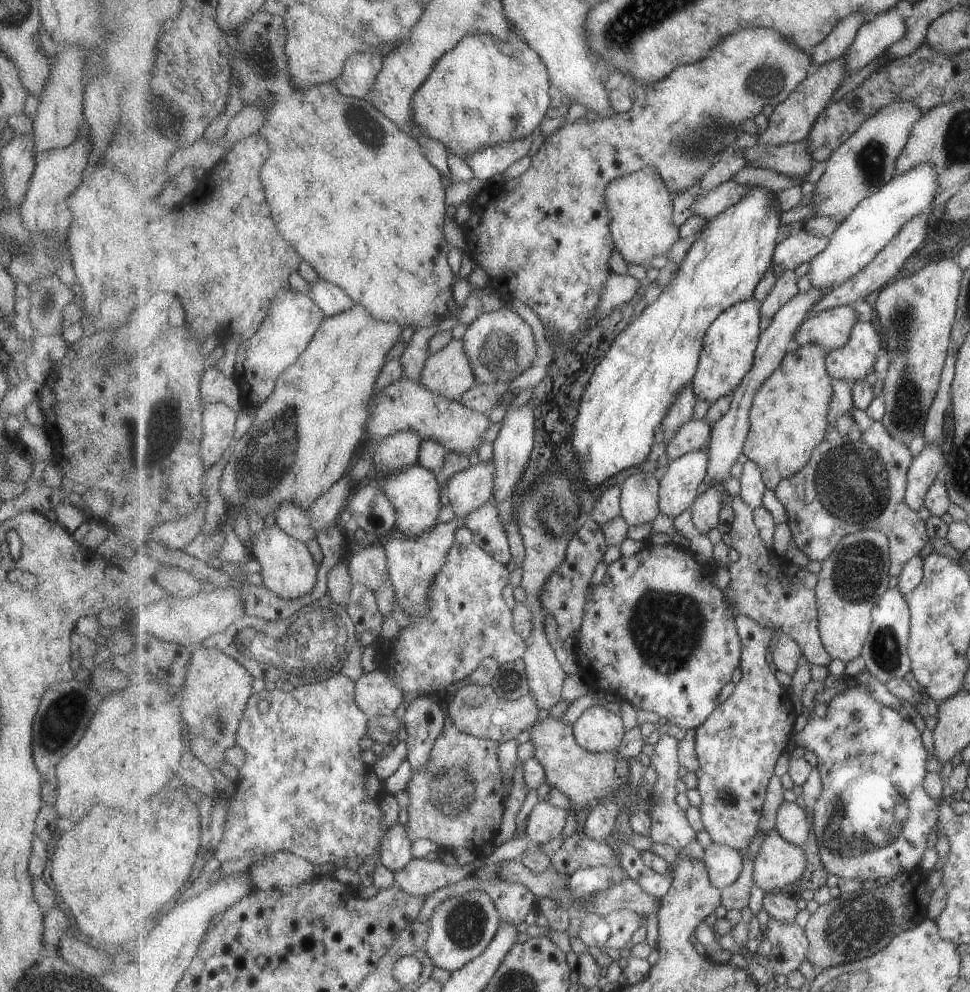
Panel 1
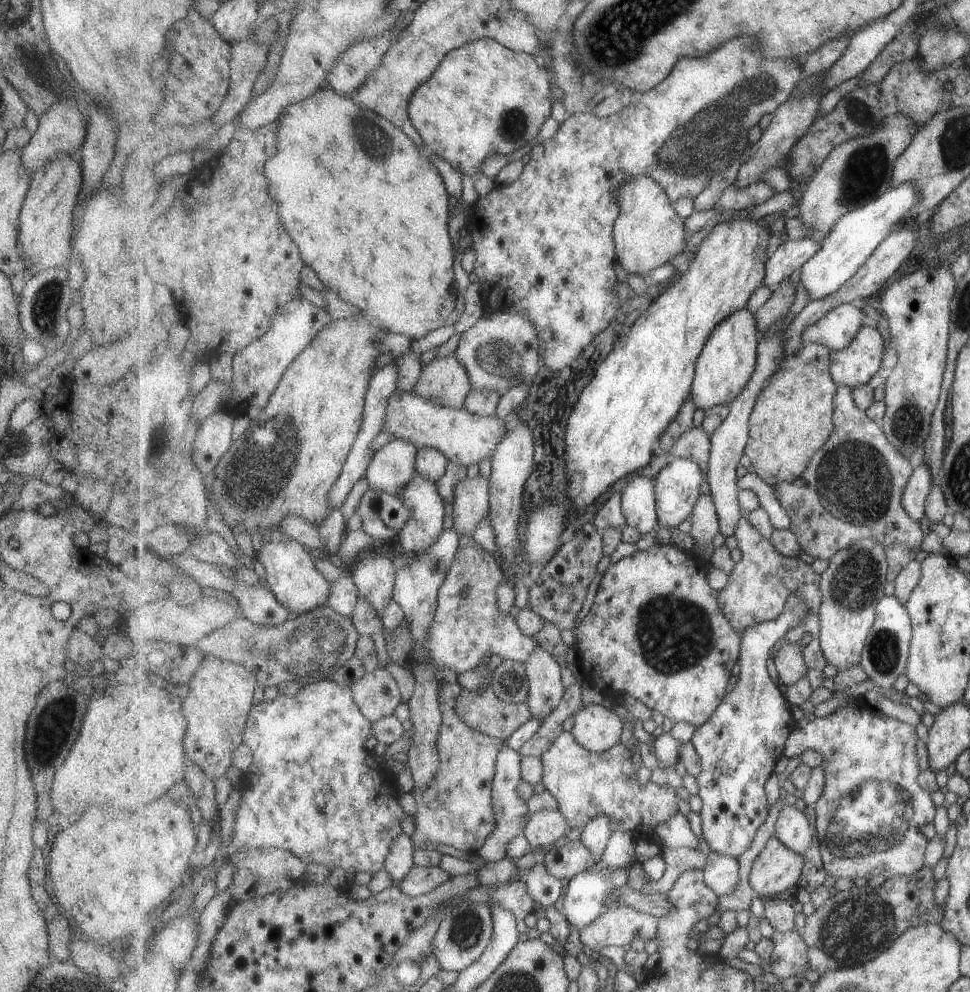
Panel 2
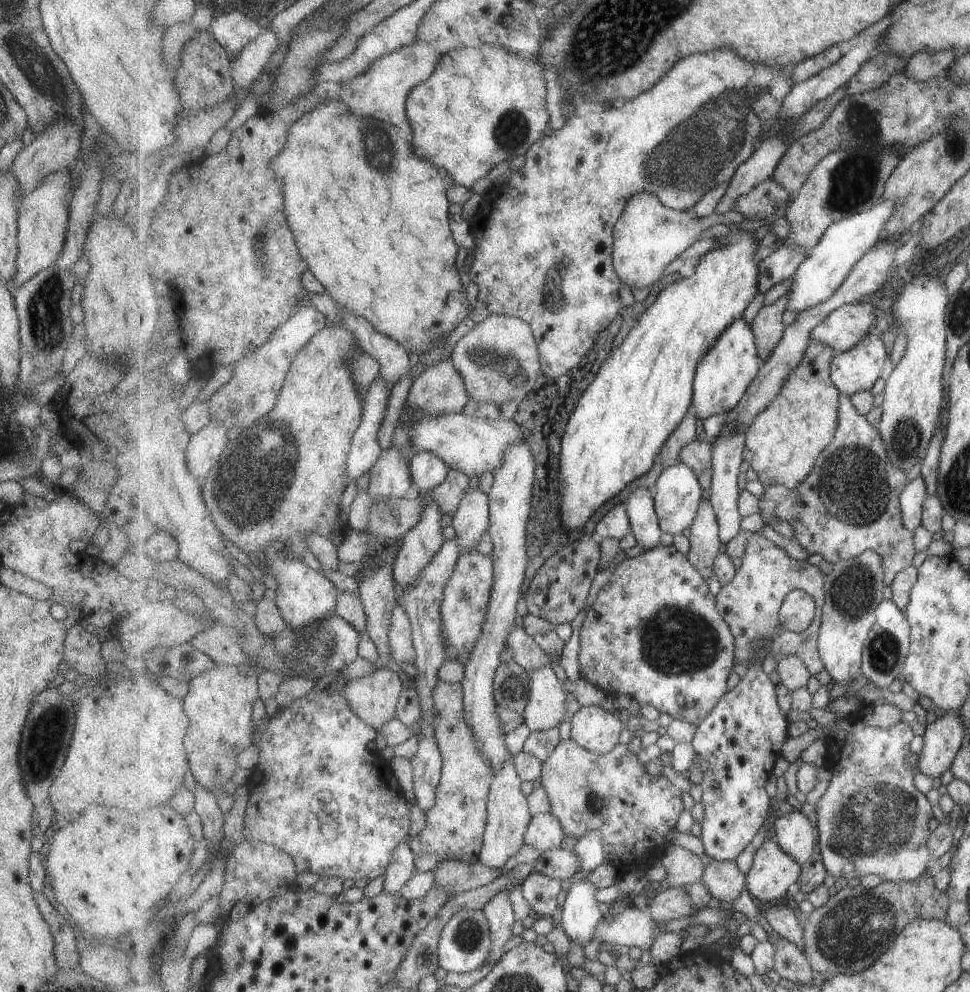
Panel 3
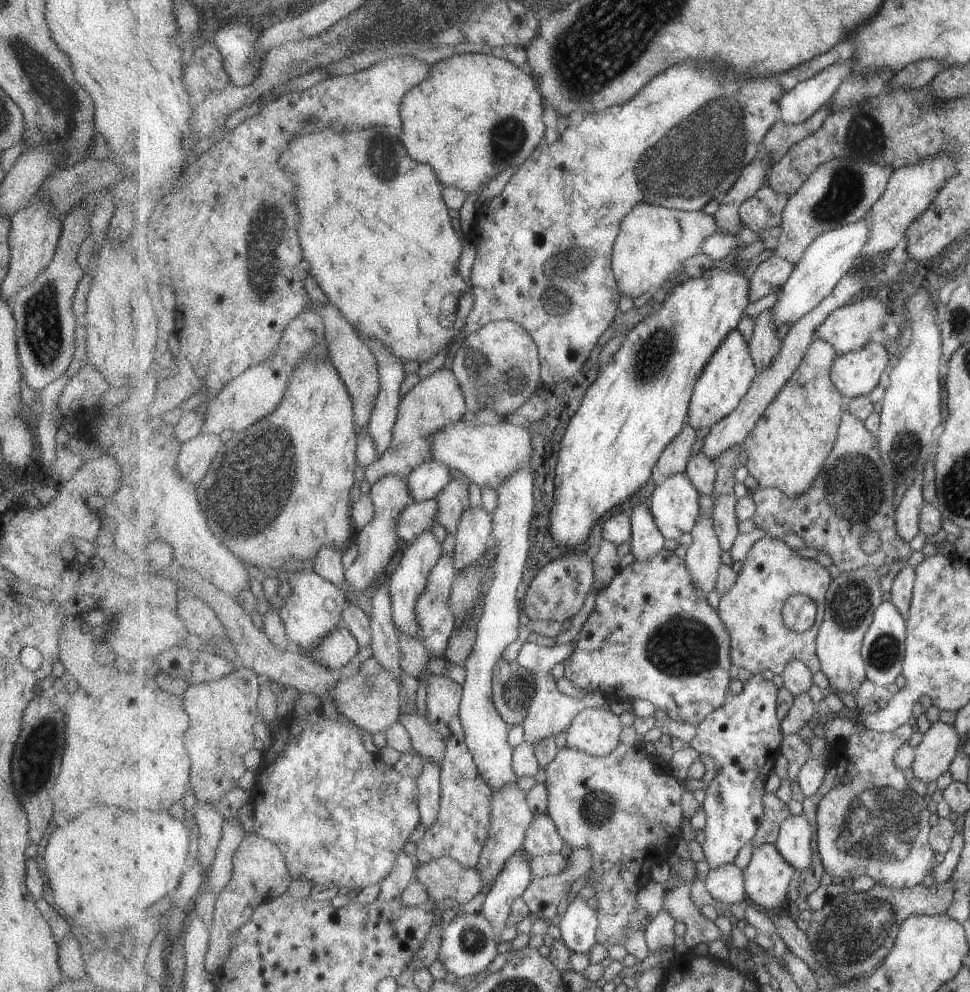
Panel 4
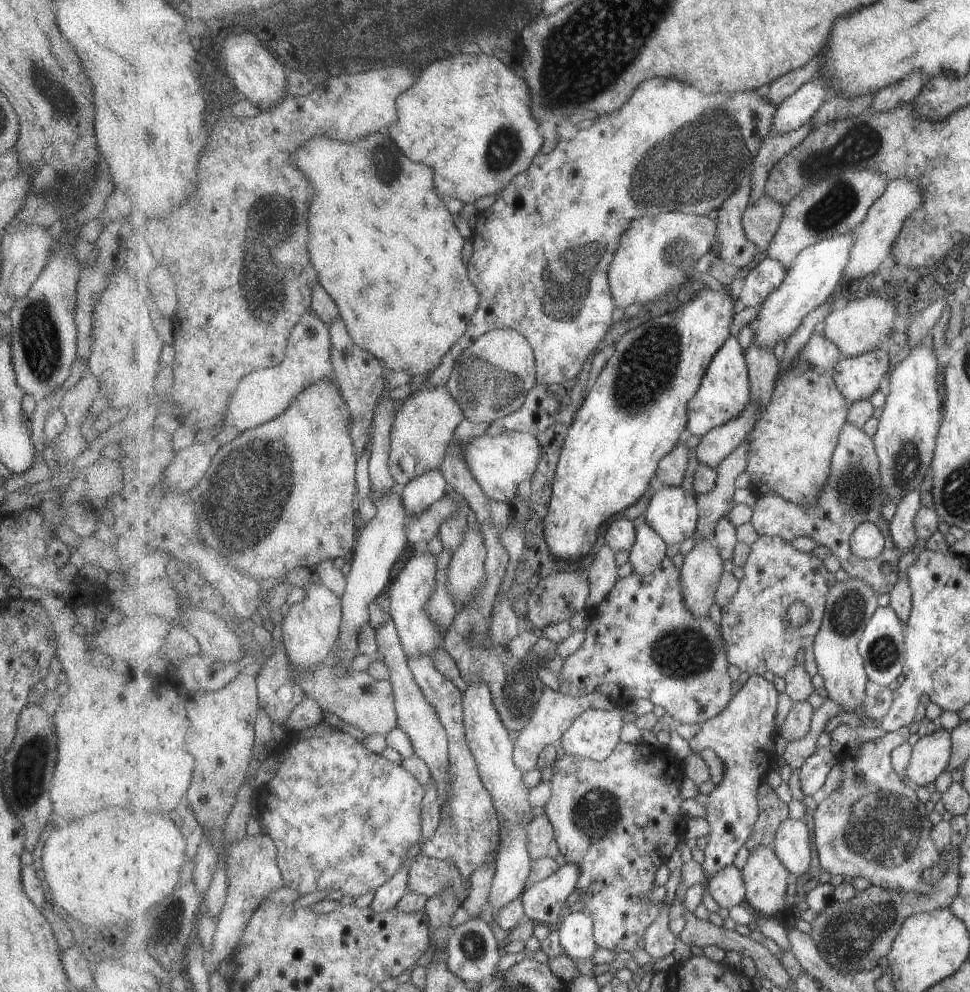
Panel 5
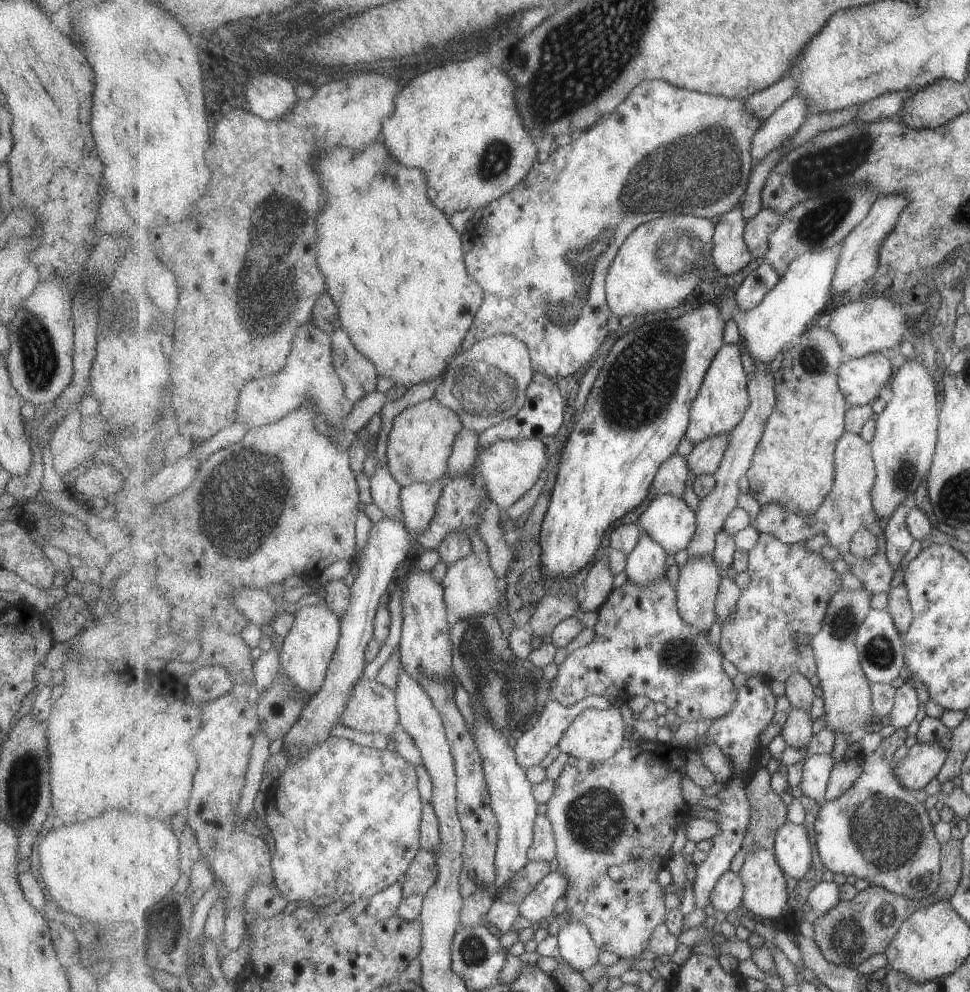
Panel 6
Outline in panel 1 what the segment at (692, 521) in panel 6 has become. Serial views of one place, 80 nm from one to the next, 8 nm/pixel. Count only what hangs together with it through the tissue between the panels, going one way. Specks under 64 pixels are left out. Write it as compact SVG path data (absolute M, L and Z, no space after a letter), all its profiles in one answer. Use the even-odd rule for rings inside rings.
M707 450L695 451L669 462L660 473L660 512L677 518L691 508L698 497L697 488L708 476L710 454Z

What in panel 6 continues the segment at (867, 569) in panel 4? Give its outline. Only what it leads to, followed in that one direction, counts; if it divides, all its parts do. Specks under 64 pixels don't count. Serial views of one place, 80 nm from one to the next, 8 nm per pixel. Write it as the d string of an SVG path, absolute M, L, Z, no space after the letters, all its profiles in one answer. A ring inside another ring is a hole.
M842 588L831 598L823 629L809 640L818 660L818 690L824 700L827 725L832 731L843 732L851 739L859 736L865 726L877 720L873 712L872 682L863 669L856 644L862 626L872 610L873 594L868 589Z

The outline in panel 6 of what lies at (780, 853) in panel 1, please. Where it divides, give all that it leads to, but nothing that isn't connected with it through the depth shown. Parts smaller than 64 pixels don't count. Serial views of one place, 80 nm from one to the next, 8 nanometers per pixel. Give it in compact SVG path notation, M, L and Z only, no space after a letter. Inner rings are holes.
M757 848L757 850L749 852L739 874L743 880L743 885L746 887L744 902L742 903L746 910L765 919L767 923L771 920L777 920L783 914L791 894L787 888L788 875L779 865L775 850Z

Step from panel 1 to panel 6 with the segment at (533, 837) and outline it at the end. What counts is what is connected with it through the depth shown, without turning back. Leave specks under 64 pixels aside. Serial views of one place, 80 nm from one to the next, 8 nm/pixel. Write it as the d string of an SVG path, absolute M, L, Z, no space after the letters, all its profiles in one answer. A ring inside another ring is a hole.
M539 815L534 827L534 844L529 850L529 860L551 862L558 857L558 843L554 824L546 815Z

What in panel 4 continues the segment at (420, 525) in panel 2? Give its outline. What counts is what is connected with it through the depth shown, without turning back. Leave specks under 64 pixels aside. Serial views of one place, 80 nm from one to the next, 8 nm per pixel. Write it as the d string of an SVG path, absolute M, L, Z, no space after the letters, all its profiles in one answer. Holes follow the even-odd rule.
M429 528L427 532L423 532L419 538L415 538L413 542L409 543L399 560L397 569L388 578L396 626L401 628L405 634L415 636L417 639L419 639L419 620L418 615L415 614L415 606L419 603L419 596L427 589L431 570L435 569L435 564L439 558L442 558L443 548L441 548L441 544L442 542L435 538L435 534Z

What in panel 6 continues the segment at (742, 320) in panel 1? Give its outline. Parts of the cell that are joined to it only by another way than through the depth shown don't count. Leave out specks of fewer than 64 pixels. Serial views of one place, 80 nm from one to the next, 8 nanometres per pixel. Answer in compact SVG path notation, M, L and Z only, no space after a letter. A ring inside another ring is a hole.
M725 344L722 350L715 356L710 370L704 379L702 390L698 398L695 398L691 406L690 429L686 437L695 446L706 442L707 438L717 436L720 433L732 433L733 430L746 418L750 409L750 378L747 378L743 360L741 360L741 348L737 344Z

